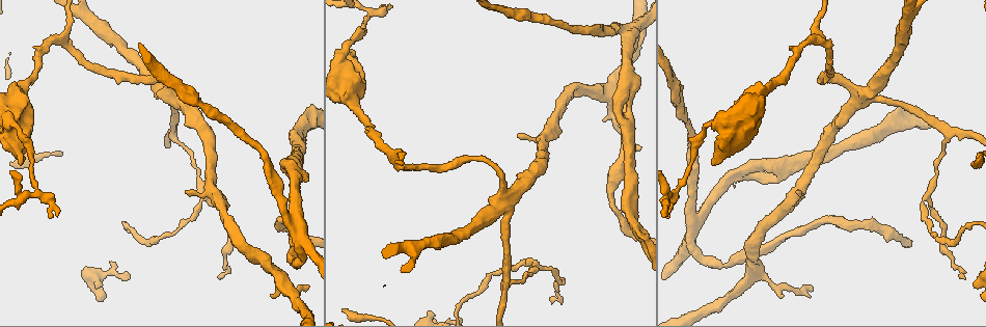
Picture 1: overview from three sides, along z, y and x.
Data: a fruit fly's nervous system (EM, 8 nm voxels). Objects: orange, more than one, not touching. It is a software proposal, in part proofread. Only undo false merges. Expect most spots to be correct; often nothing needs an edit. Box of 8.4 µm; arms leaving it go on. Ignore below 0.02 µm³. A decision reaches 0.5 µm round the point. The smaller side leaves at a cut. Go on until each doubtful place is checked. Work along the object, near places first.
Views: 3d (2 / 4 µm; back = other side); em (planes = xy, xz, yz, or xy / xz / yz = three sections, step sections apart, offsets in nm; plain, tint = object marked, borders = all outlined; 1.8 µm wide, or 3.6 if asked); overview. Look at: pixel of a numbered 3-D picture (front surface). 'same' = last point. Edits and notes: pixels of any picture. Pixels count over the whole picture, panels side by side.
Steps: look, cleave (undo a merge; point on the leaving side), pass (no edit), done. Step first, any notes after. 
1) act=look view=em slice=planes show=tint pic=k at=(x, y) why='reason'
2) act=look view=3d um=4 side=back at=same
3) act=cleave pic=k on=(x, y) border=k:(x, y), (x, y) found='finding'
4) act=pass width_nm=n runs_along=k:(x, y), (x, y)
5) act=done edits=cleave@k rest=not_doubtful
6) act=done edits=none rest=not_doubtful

act=look view=3d um=4 side=back pic=1 at=(629, 38) why='three arms meet'

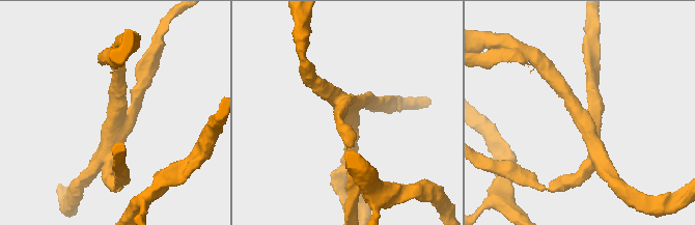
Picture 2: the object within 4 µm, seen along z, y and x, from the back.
act=look view=em um=3.6 slice=xz step=4 show=tint pic=2 at=(347, 114) arms=3 arm_widths_nm=220,220,280 why='now the EM'

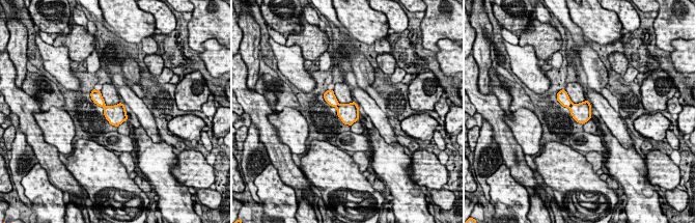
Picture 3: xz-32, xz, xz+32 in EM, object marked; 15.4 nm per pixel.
act=look view=em um=3.6 slice=planes show=tint at=same why='cut it another way'

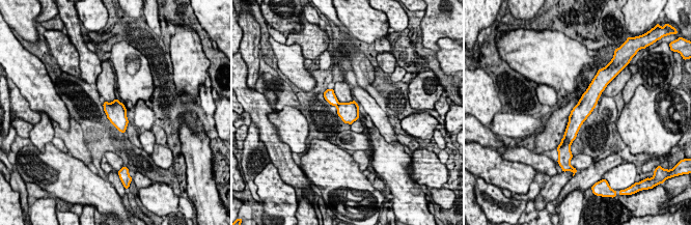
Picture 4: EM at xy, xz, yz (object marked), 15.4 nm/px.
act=pass runs_along=4:(599, 89), (576, 118), (567, 138) found='all the same cell'

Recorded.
act=look view=3d um=2 pic=1 at=(299, 247) why='abrupt turn'

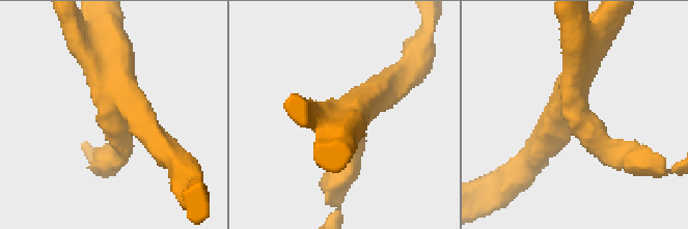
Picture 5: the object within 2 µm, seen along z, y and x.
act=look view=em slice=planes show=tint pic=5 at=(118, 115) arms=3 arm_widths_nm=200,240,280

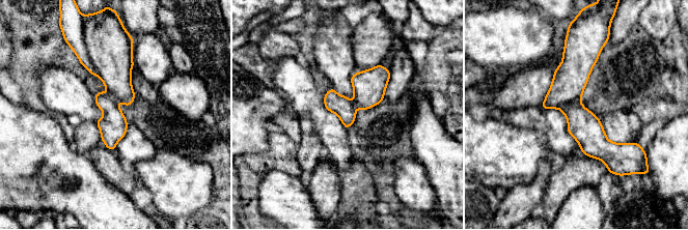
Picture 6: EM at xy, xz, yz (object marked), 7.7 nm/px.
act=pass width_nm=170 found='continuous, no second cell'

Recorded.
act=look view=em slice=planes show=tint pic=1 at=(171, 93) why='calibre changes'

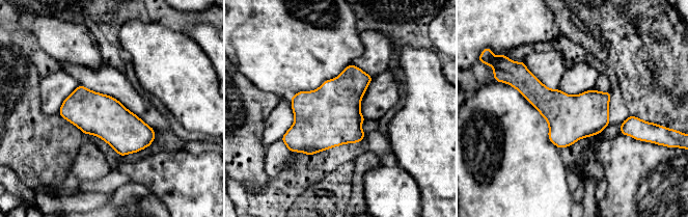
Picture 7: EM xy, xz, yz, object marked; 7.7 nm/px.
act=pass found='one cell here'

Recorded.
act=done edits=none rest=not_doubtful

